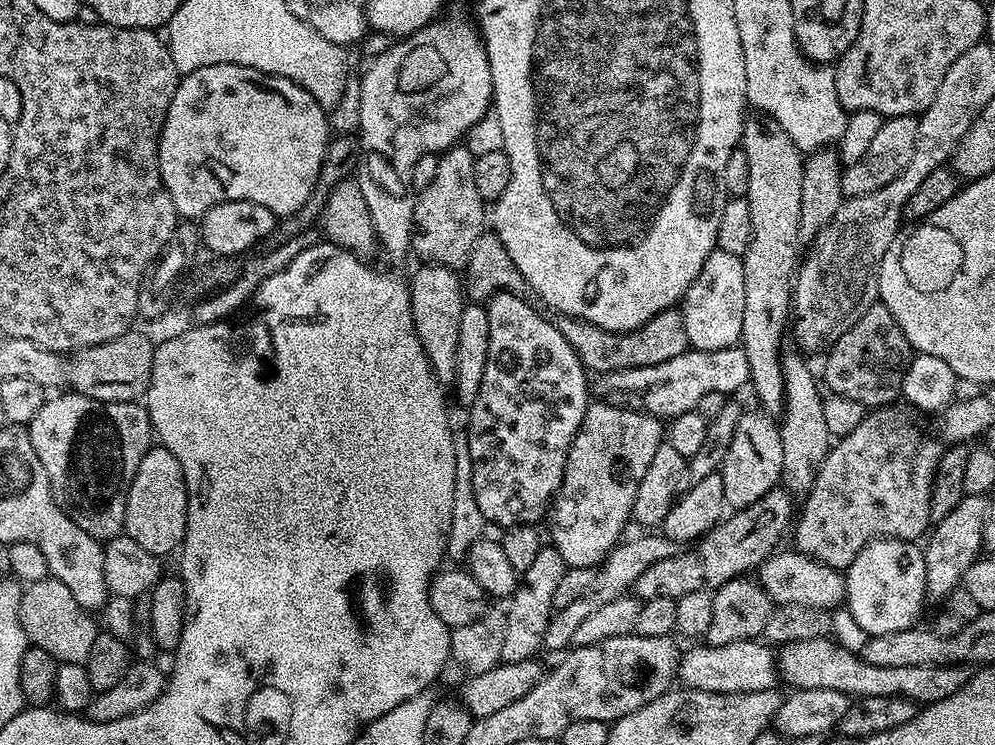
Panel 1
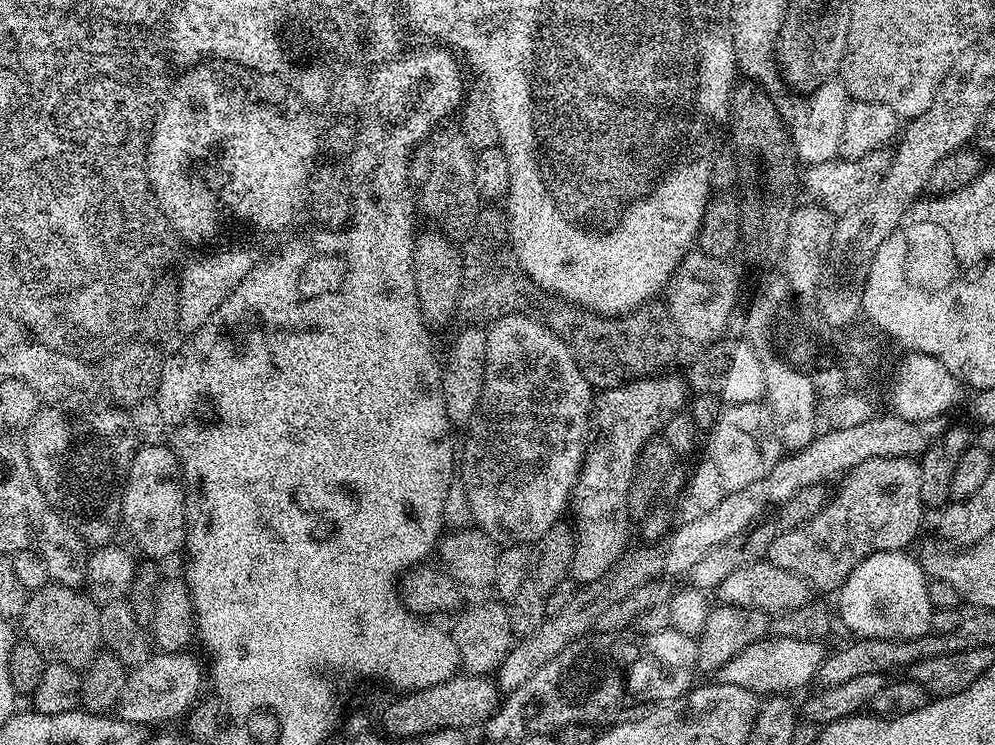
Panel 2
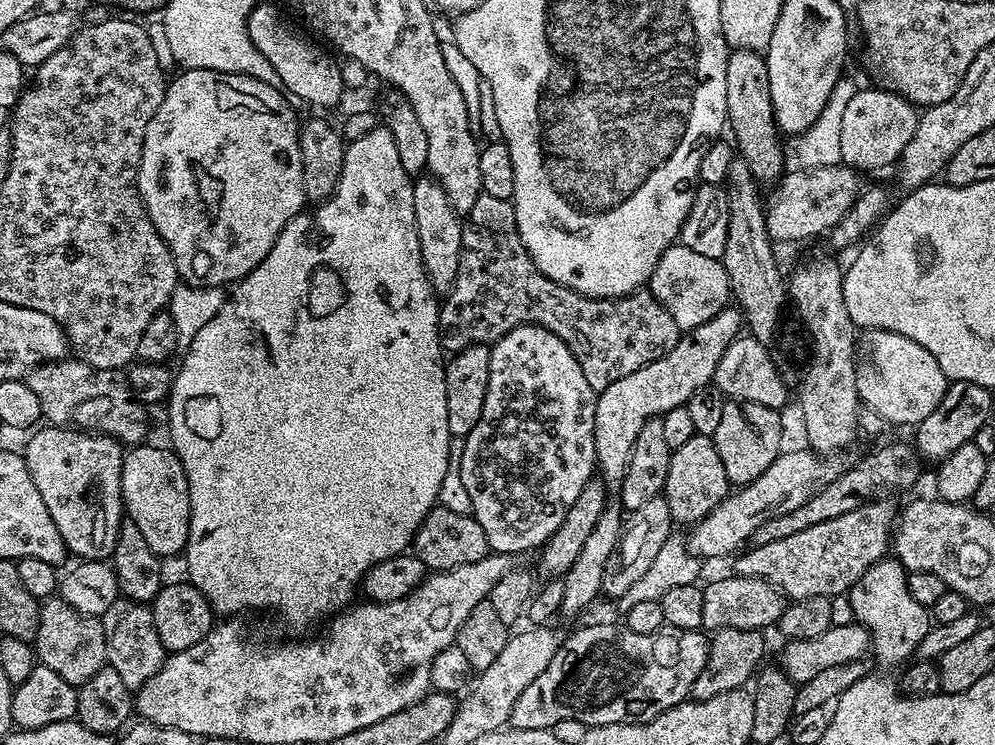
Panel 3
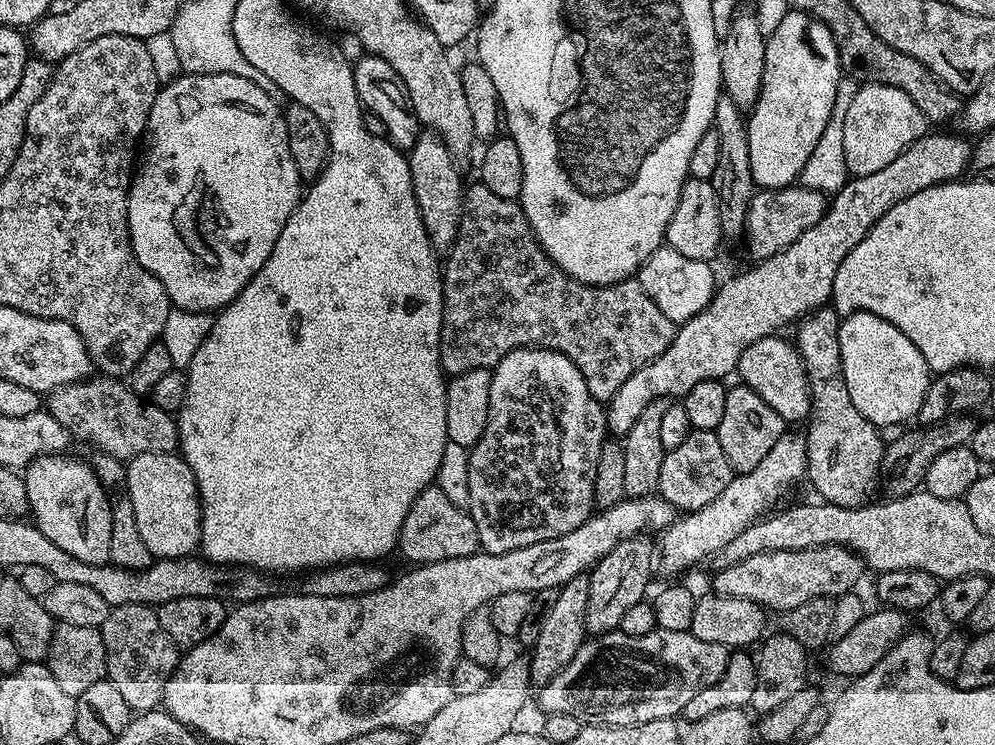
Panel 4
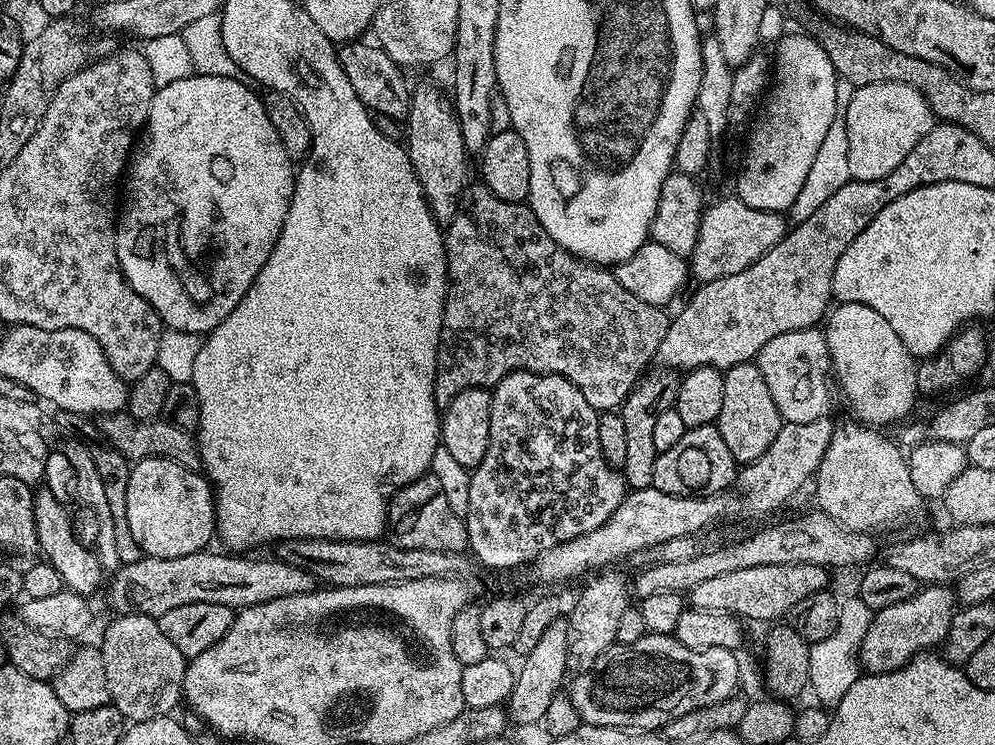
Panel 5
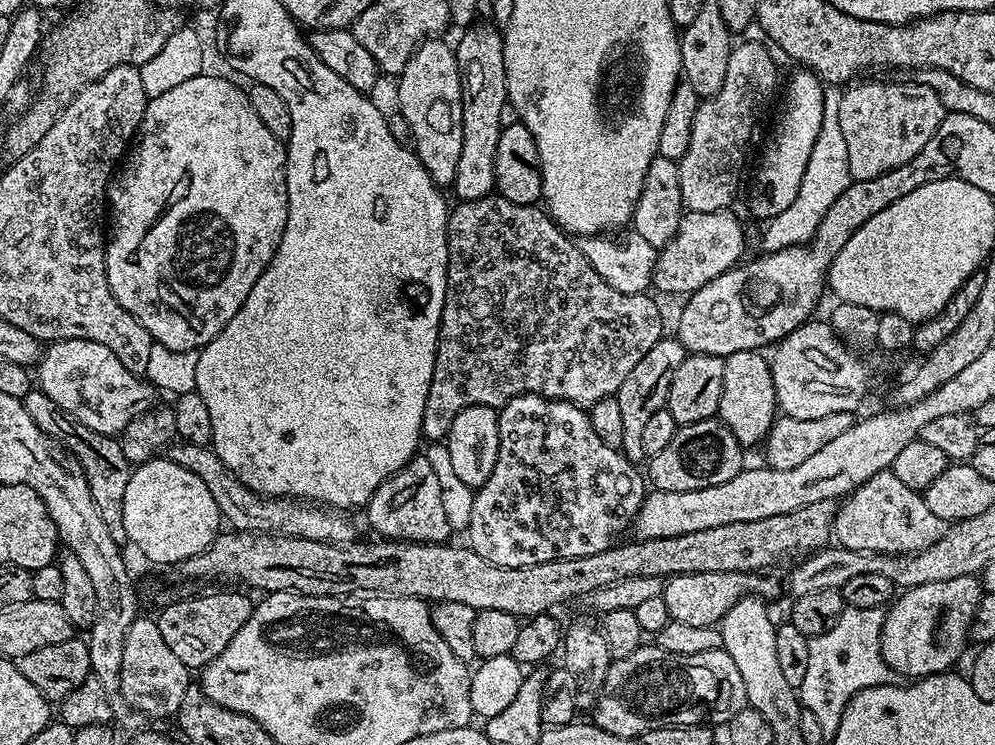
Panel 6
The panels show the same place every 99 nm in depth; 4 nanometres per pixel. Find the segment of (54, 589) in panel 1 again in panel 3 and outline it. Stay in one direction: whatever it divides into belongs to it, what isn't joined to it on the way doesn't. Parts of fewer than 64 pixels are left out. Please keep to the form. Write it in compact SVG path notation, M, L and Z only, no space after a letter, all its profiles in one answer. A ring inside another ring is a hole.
M49 598L40 605L34 651L37 661L54 670L54 674L66 678L71 684L82 685L106 666L108 655L103 619L82 614L65 600Z

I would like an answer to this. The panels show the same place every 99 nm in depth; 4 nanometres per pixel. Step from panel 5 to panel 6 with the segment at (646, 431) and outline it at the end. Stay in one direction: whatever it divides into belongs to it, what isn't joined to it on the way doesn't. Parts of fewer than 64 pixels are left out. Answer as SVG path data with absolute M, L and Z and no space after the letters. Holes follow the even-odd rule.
M665 338L654 342L653 348L640 359L634 370L630 370L629 376L622 381L622 386L616 391L616 401L622 413L622 451L629 460L640 462L645 459L642 450L642 429L656 411L666 407L670 382L674 382L674 370L682 366L685 355L682 342L678 339Z

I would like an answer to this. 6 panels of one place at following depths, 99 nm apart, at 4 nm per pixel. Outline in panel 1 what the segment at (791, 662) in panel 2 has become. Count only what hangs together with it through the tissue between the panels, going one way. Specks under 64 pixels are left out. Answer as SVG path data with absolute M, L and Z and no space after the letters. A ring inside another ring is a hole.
M759 639L726 642L726 646L714 646L704 642L699 646L692 646L688 653L685 651L681 655L678 680L683 687L718 694L770 690L778 684L776 657L777 653ZM700 646L701 648L696 648Z

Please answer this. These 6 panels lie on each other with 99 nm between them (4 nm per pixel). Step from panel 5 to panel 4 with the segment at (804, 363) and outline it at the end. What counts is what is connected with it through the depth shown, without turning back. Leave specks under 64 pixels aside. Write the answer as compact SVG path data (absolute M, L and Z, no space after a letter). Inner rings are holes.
M773 334L758 338L754 346L747 348L736 367L738 380L754 390L754 394L758 394L758 398L762 398L762 402L766 402L766 406L770 406L770 410L774 410L785 422L804 422L809 419L812 411L808 375L795 343L791 339L783 340L782 337L783 335Z

